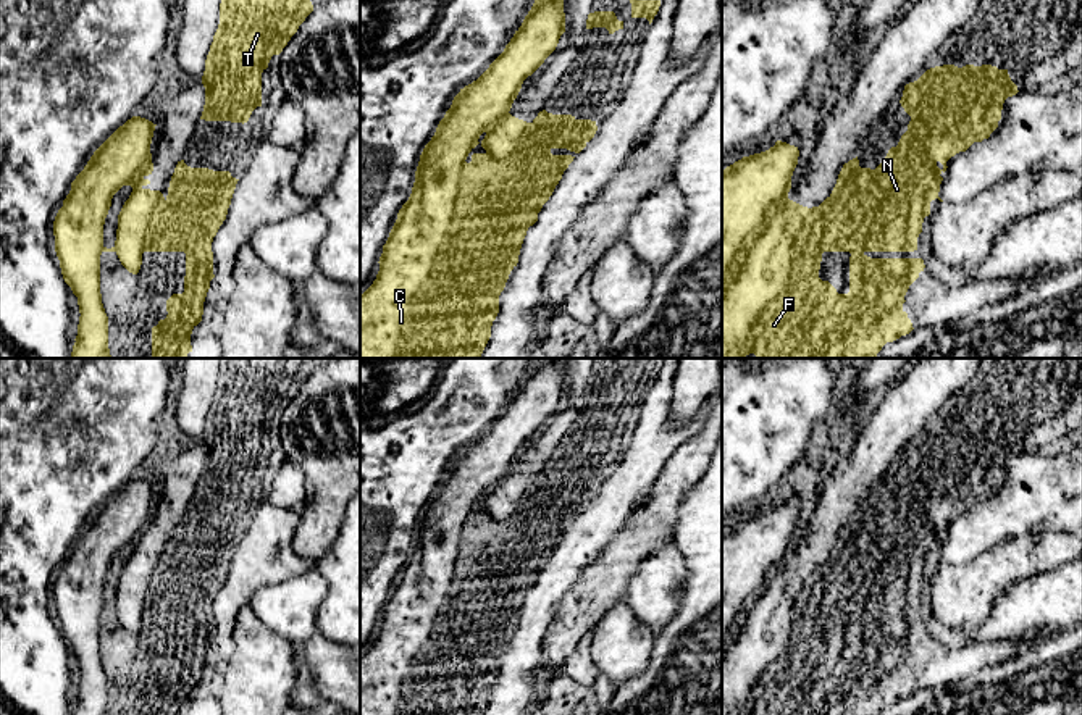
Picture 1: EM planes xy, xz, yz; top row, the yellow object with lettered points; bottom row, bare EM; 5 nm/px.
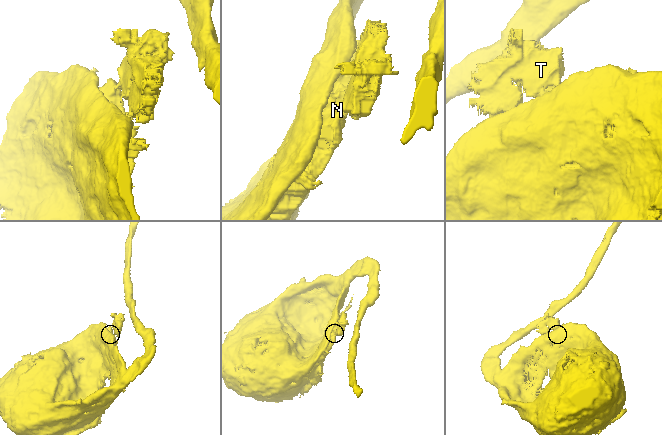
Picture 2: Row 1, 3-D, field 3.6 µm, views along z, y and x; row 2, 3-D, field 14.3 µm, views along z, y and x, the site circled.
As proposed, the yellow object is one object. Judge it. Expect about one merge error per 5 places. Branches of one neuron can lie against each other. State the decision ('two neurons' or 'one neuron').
one neuron

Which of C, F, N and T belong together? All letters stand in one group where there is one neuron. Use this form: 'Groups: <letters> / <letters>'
Groups: C F N T

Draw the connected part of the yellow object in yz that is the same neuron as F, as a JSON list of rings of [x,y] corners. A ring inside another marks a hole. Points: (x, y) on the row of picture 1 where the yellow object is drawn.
[[[943,65],[927,69],[917,81],[904,86],[900,100],[904,111],[911,116],[908,131],[901,136],[896,147],[891,147],[885,160],[875,168],[861,168],[858,157],[843,165],[832,194],[819,207],[803,207],[788,199],[791,189],[791,176],[798,165],[799,150],[795,145],[777,140],[765,152],[743,157],[733,165],[722,169],[722,358],[743,358],[754,353],[757,358],[875,358],[887,342],[893,342],[909,334],[914,328],[908,313],[903,310],[904,295],[909,286],[919,278],[925,265],[922,258],[870,258],[867,252],[914,252],[917,250],[917,237],[922,232],[924,218],[930,215],[930,202],[938,199],[942,173],[946,171],[946,161],[959,152],[966,152],[974,142],[988,139],[998,128],[1003,103],[1008,97],[1016,95],[1017,86],[1011,81],[1008,69],[998,69],[992,65]],[[824,252],[849,252],[849,292],[838,294],[837,289],[819,278]]]

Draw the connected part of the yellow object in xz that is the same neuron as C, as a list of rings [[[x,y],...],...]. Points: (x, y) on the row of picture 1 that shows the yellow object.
[[[535,0],[504,52],[454,97],[420,155],[412,194],[383,245],[376,279],[360,295],[360,358],[481,358],[499,313],[499,295],[518,263],[526,231],[575,158],[551,150],[580,153],[598,131],[596,121],[572,115],[543,110],[526,123],[509,113],[523,81],[556,50],[564,32],[564,0]]]

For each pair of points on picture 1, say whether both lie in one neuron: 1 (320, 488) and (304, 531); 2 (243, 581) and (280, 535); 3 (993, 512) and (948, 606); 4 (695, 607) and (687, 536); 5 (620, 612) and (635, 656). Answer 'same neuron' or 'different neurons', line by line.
1: same neuron
2: same neuron
3: different neurons
4: same neuron
5: same neuron

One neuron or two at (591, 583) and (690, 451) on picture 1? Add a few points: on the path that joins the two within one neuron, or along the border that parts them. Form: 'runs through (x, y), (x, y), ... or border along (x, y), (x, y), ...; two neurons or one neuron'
runs through (624, 551), (654, 520), (674, 483); one neuron

